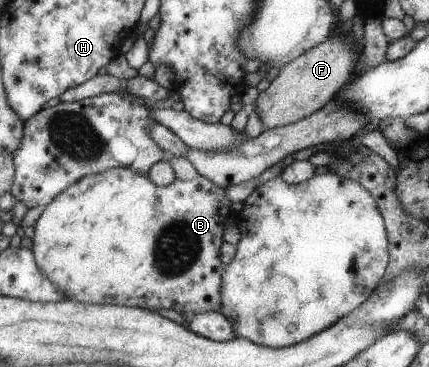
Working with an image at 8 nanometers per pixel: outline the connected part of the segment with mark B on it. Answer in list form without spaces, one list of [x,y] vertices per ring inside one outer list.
[[[126,167],[109,168],[98,174],[83,176],[81,180],[77,180],[77,183],[65,188],[65,191],[61,192],[45,208],[34,226],[35,237],[32,252],[36,256],[35,260],[41,268],[41,272],[65,292],[67,299],[74,299],[76,302],[140,307],[151,311],[175,310],[183,316],[192,316],[197,312],[219,312],[221,310],[221,276],[224,276],[223,264],[219,260],[219,248],[223,244],[225,220],[229,216],[229,210],[231,210],[231,200],[225,194],[225,188],[215,185],[199,174],[191,180],[175,178],[175,181],[168,186],[158,186],[145,172],[135,172],[133,168]]]

